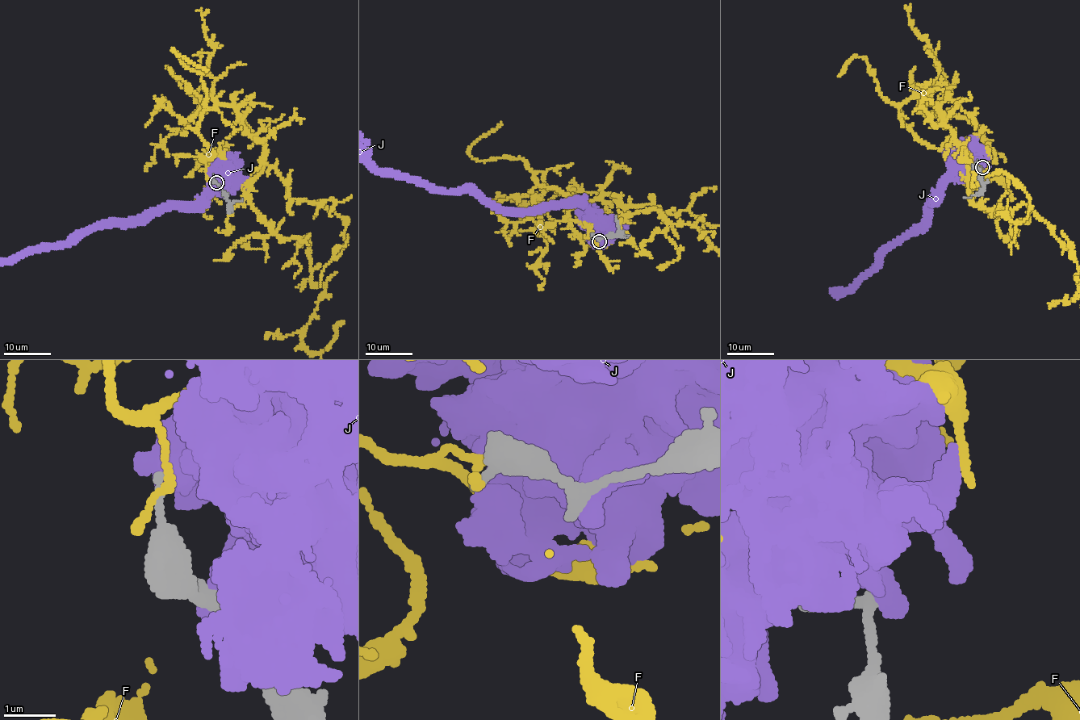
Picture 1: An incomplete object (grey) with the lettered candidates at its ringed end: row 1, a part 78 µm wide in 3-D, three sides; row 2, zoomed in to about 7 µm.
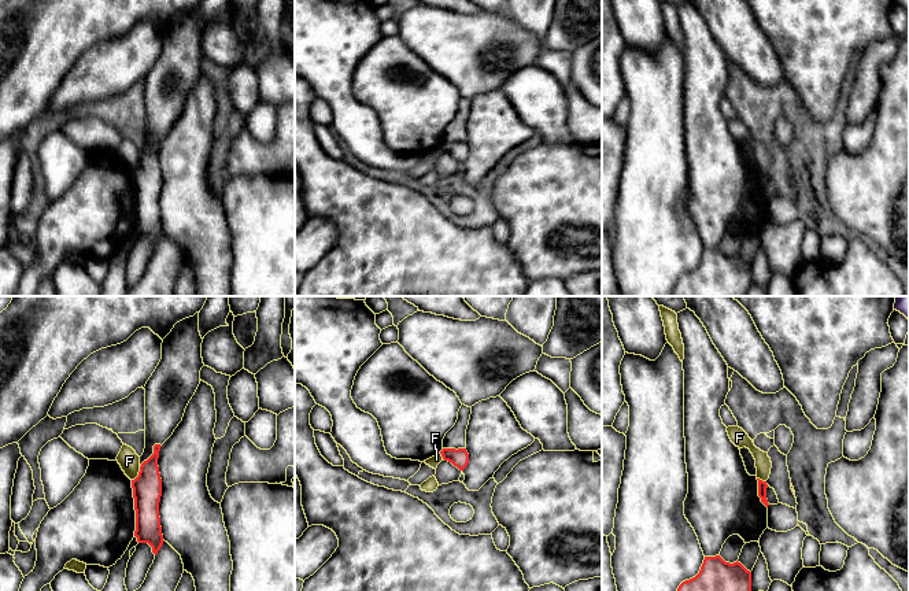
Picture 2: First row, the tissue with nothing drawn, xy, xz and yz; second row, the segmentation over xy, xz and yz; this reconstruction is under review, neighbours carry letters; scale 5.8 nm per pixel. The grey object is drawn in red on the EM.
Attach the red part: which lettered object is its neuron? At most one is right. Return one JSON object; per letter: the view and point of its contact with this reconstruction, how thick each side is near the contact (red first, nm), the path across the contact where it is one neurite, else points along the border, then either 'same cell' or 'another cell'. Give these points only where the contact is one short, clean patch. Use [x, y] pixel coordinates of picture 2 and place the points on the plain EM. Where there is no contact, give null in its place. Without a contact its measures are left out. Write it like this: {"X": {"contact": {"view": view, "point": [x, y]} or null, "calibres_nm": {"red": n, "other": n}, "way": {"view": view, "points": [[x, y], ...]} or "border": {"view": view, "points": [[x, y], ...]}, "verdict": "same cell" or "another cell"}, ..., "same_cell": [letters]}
{"F": {"contact": {"view": "xy", "point": [139, 166]}, "calibres_nm": {"red": 180, "other": 120}, "border": {"view": "xy", "points": [[140, 159], [139, 166], [132, 173]]}, "verdict": "another cell"}, "J": {"contact": null, "verdict": "another cell"}, "same_cell": []}

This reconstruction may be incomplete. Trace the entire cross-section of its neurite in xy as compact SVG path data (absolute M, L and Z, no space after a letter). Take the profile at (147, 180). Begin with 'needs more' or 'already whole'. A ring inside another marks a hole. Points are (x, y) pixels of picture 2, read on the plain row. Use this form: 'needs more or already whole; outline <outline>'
already whole; outline M160 137L154 138L154 147L141 156L138 169L132 173L136 224L138 236L148 236L156 248L163 237L159 210L159 195L162 189L162 171L158 159Z

